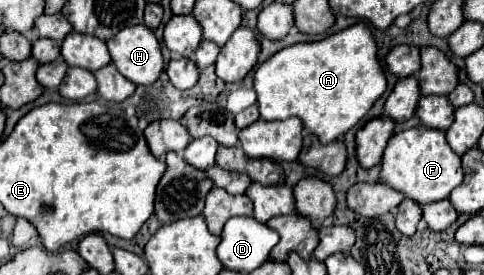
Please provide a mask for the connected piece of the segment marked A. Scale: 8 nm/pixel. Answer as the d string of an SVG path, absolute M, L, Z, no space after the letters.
M356 23L344 31L338 31L322 41L290 45L270 59L266 59L254 73L254 91L258 95L260 117L266 121L298 117L308 133L316 135L322 143L340 139L348 129L352 129L374 101L386 91L386 77L376 59L376 41L368 25Z

